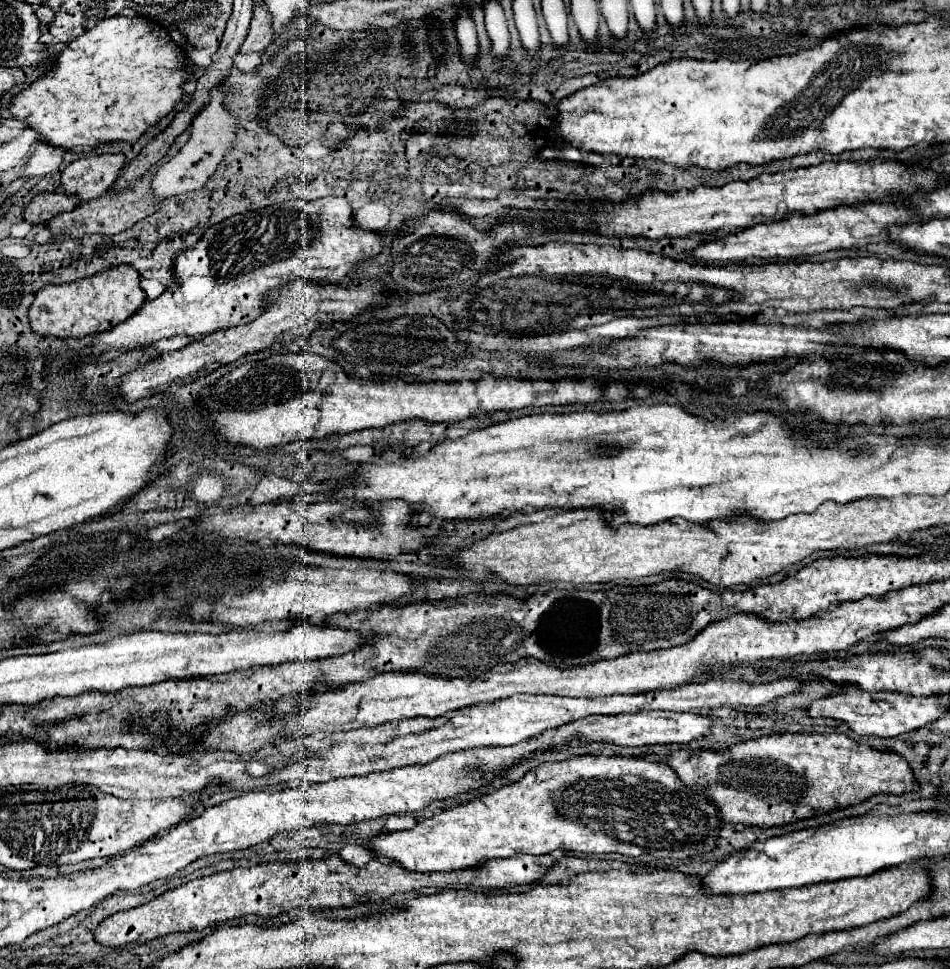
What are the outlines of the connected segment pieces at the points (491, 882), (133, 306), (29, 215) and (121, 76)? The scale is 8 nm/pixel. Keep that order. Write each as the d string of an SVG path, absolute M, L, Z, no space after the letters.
M533 856L501 858L487 862L485 866L475 866L473 870L461 872L461 882L471 888L509 888L541 880L549 872L547 866L537 864Z
M113 266L71 284L49 284L35 294L35 302L29 308L31 330L41 336L55 338L83 338L89 334L107 332L135 314L145 300L145 292L139 286L139 272L129 266Z
M41 192L31 198L29 206L23 210L23 218L29 224L47 224L53 216L65 210L73 210L81 200L75 194L63 192Z
M113 16L99 20L93 28L85 30L85 34L67 42L67 46L57 56L57 64L53 64L33 84L13 96L9 106L11 116L35 130L39 140L63 150L81 150L95 146L97 142L111 140L125 140L135 144L149 126L167 116L181 100L181 86L189 76L185 56L177 58L181 48L177 42L165 42L163 34L169 34L165 26L141 16Z

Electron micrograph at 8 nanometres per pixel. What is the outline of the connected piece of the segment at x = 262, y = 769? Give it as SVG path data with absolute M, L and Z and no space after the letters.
M257 760L247 762L247 774L251 774L253 778L261 778L261 776L269 774L271 770L273 770L273 766L263 766L263 762L257 762Z

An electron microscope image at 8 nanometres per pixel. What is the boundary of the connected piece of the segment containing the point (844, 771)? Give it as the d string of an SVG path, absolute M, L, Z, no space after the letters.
M771 734L739 742L727 750L677 750L663 762L679 774L685 786L703 790L727 824L783 826L857 804L873 794L903 794L917 790L905 758L891 750L859 744L845 734Z

